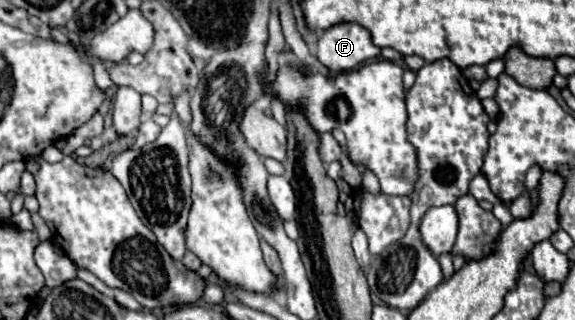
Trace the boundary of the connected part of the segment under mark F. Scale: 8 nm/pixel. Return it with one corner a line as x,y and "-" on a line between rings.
336,24
318,40
316,56
332,72
346,72
364,60
380,56
380,48
372,44
366,28
358,24

